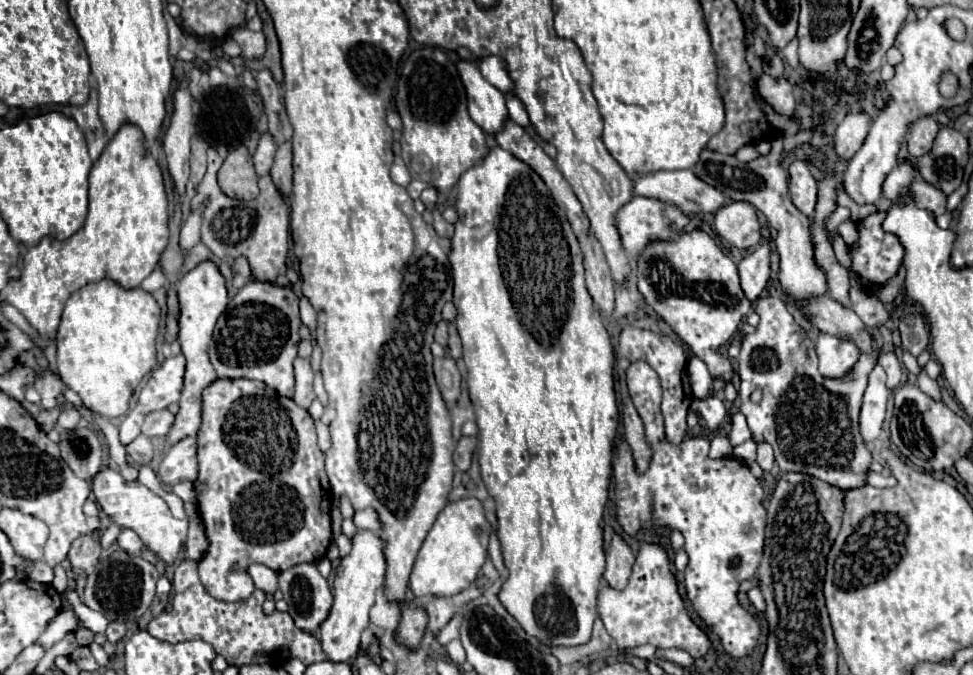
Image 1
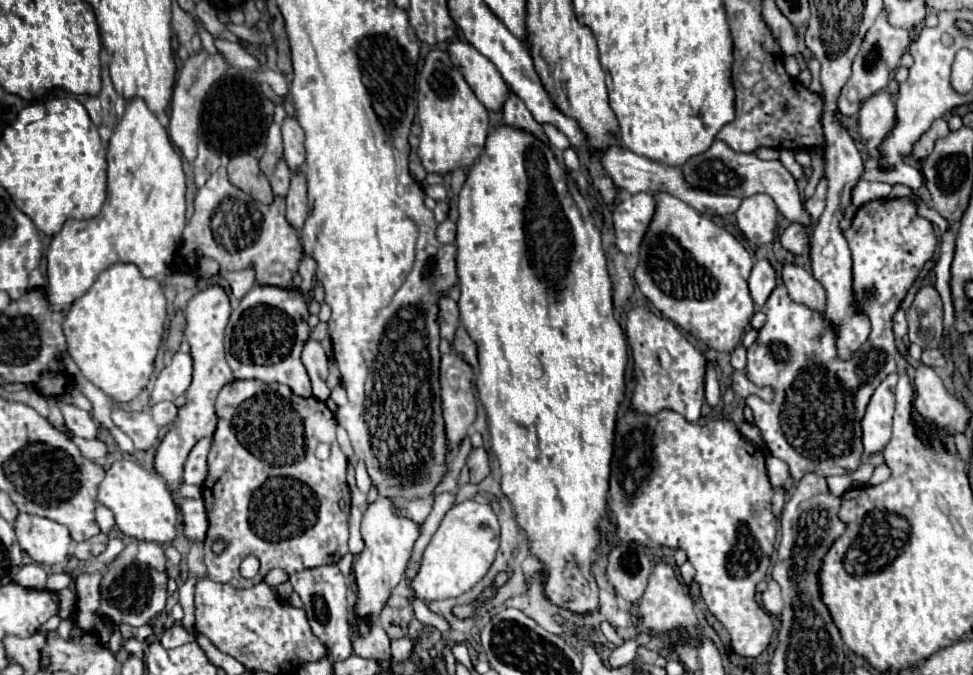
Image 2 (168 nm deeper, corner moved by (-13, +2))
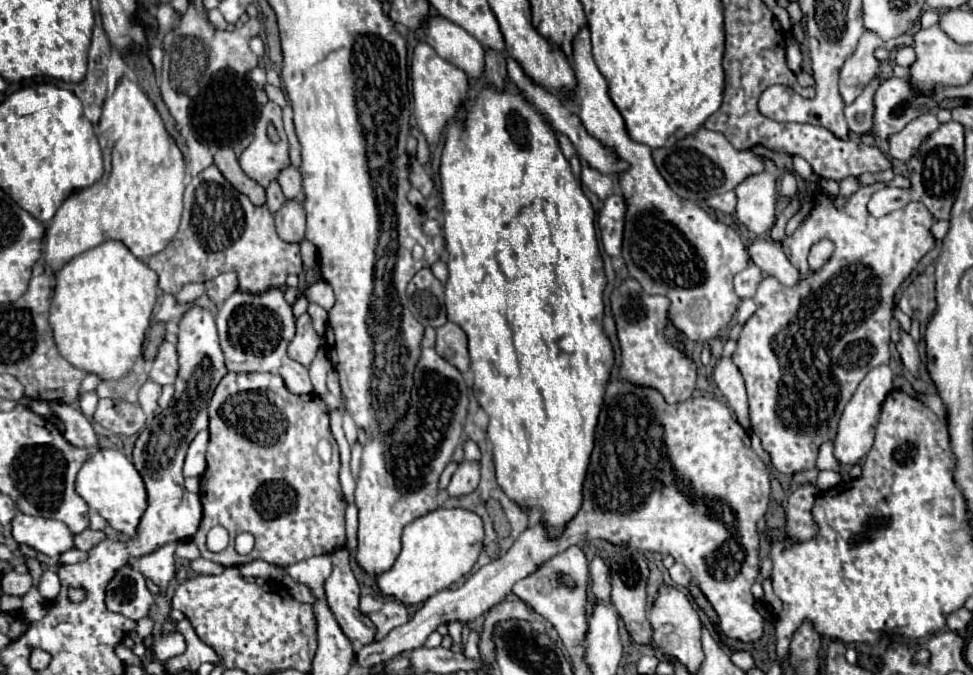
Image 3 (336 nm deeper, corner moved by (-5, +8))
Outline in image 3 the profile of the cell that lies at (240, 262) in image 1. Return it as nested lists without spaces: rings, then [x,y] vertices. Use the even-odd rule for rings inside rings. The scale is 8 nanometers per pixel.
[[[234,271],[230,273],[220,273],[218,277],[214,277],[212,281],[206,281],[206,291],[208,295],[220,305],[226,297],[230,297],[230,293],[234,293],[238,289],[238,275]]]

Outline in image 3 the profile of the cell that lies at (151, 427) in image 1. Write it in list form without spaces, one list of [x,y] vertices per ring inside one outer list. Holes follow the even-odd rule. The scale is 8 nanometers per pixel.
[[[146,381],[146,383],[140,387],[138,399],[140,399],[140,405],[142,405],[142,409],[144,409],[146,415],[152,415],[152,413],[158,409],[160,391],[162,391],[162,387],[160,387],[160,385],[154,385],[152,381]]]

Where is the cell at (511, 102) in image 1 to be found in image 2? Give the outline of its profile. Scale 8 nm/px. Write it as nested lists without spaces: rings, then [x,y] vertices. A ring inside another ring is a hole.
[[[544,125],[544,133],[546,133],[550,145],[554,147],[554,151],[562,153],[562,151],[566,151],[566,149],[570,147],[570,141],[566,139],[566,135],[562,135],[556,127],[552,127],[552,125]]]

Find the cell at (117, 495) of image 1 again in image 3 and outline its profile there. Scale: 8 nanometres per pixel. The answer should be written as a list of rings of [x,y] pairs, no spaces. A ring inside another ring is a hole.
[[[102,449],[94,457],[90,457],[90,461],[86,461],[78,473],[76,491],[92,509],[96,509],[108,521],[112,529],[124,533],[126,537],[134,537],[138,533],[140,519],[148,507],[148,493],[138,469],[122,451]]]

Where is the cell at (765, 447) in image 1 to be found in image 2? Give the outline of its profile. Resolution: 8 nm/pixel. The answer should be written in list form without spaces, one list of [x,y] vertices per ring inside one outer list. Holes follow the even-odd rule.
[[[768,457],[768,459],[766,459],[766,467],[768,467],[768,477],[770,477],[772,487],[774,487],[774,489],[784,489],[784,483],[786,483],[788,477],[790,477],[788,465],[786,465],[782,459]]]

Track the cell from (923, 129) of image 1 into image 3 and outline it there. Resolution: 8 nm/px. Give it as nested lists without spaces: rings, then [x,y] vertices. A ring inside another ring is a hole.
[[[926,111],[922,113],[920,117],[916,117],[914,121],[910,121],[900,133],[892,135],[888,139],[890,143],[890,153],[894,159],[900,159],[900,161],[908,161],[912,155],[916,155],[920,143],[932,133],[938,129],[938,119],[934,113]]]

